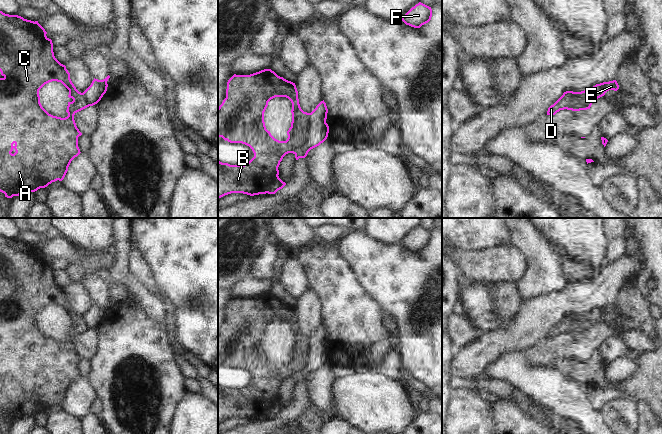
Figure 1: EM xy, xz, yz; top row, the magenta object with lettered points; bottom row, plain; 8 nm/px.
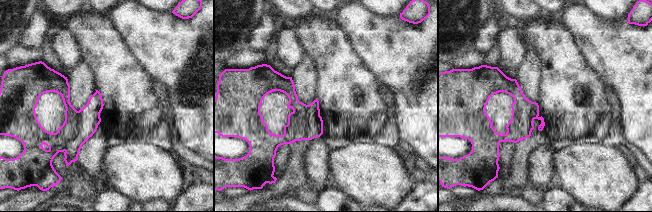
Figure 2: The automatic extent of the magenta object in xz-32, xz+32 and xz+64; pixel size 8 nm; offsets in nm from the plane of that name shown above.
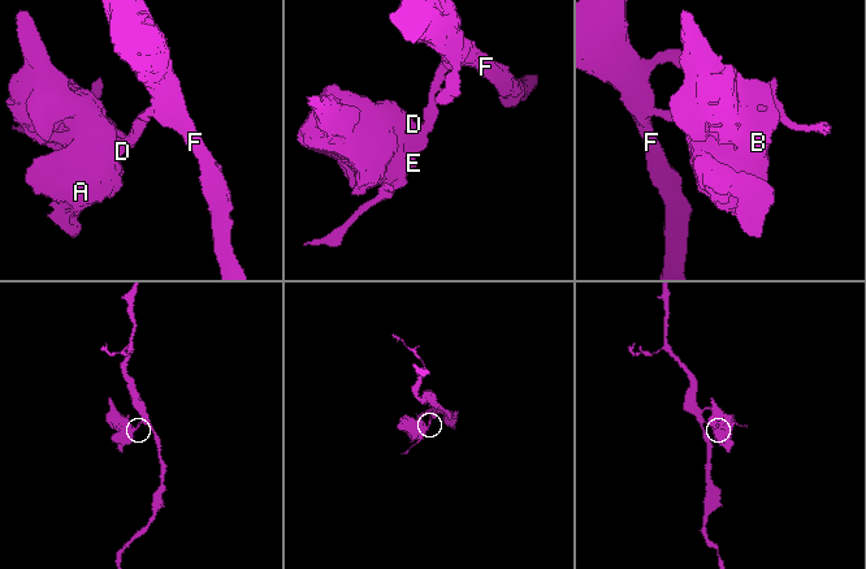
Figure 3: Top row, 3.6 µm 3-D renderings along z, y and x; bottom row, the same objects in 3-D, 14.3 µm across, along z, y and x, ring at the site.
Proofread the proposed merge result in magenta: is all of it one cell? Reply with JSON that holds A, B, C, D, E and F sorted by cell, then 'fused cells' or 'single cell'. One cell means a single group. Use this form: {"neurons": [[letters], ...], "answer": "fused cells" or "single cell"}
{"neurons": [["A", "B", "C", "D"], ["E", "F"]], "answer": "fused cells"}

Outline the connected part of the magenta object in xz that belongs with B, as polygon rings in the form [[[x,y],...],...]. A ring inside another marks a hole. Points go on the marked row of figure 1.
[[[271,69],[250,75],[234,74],[227,82],[226,98],[218,107],[218,137],[230,143],[249,146],[254,157],[244,165],[230,165],[218,160],[218,199],[231,194],[243,193],[250,196],[266,194],[279,175],[278,167],[288,153],[296,153],[309,141],[310,122],[308,113],[299,104],[295,83],[278,76]],[[275,97],[286,97],[292,103],[292,122],[286,141],[275,139],[266,129],[264,112],[268,102]]]

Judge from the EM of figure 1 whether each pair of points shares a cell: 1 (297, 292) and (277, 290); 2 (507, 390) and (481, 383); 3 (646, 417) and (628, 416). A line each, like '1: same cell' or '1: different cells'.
1: different cells
2: same cell
3: different cells

